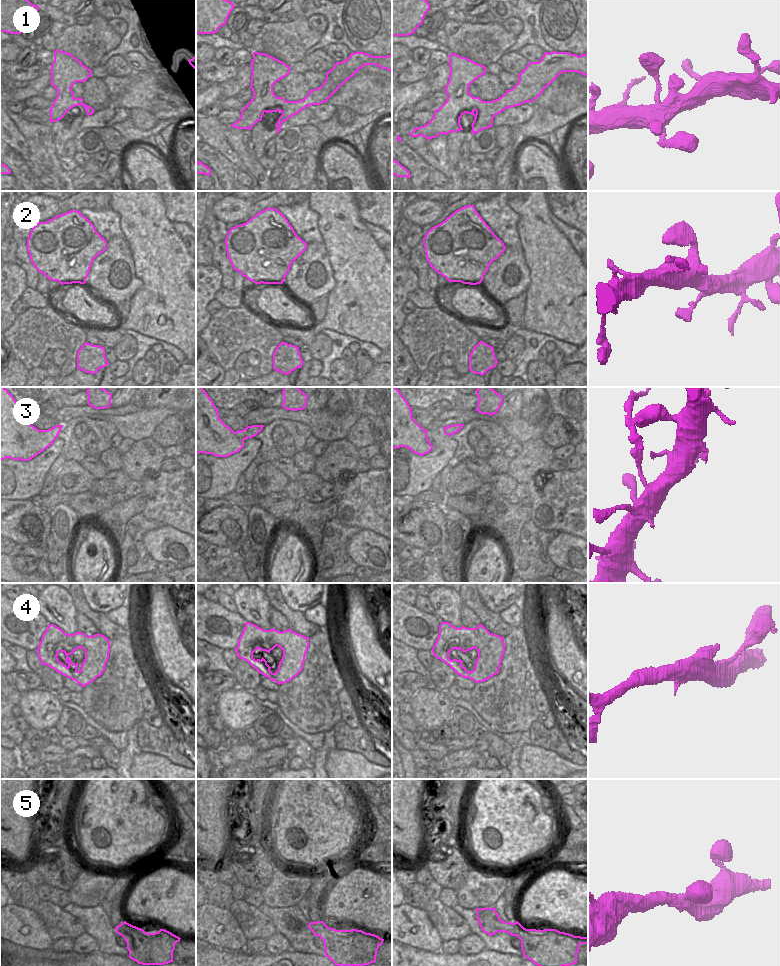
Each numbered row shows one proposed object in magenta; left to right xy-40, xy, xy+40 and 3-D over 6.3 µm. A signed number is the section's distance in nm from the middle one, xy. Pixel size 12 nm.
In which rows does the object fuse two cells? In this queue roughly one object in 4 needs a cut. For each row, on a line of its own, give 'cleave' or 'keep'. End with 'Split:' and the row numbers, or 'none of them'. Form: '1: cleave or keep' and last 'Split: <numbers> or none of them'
1: keep
2: keep
3: keep
4: keep
5: keep
Split: none of them

